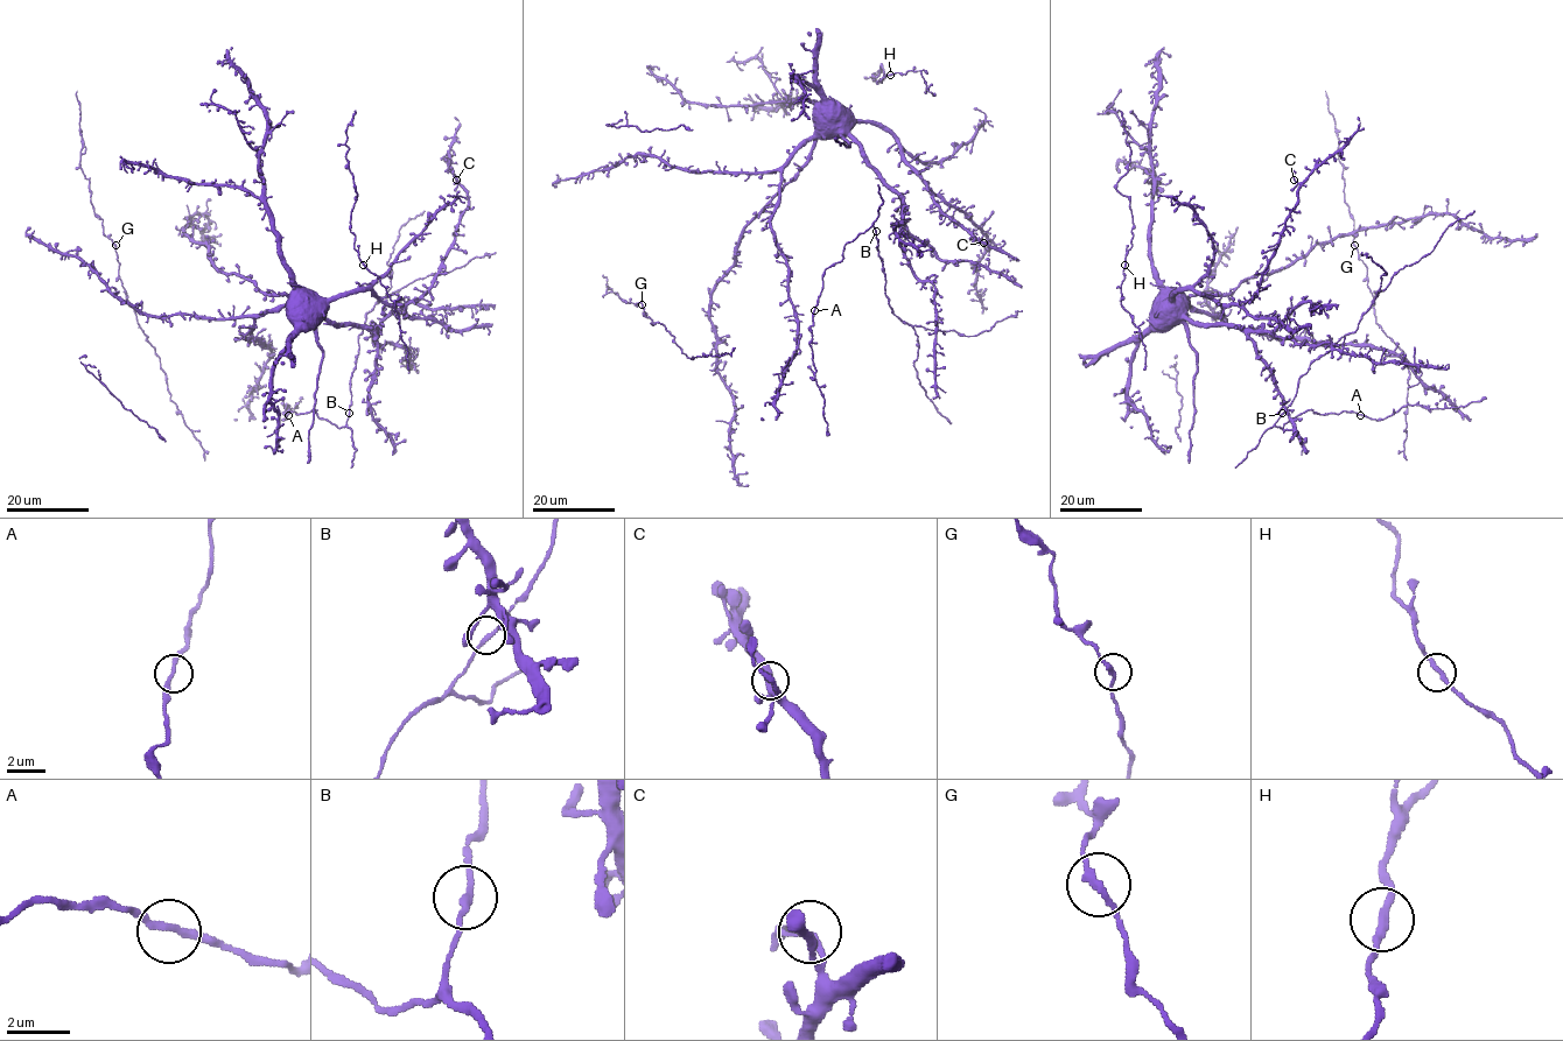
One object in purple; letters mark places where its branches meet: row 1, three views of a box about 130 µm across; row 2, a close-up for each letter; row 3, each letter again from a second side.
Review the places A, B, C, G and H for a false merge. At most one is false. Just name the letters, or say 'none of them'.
none of them

